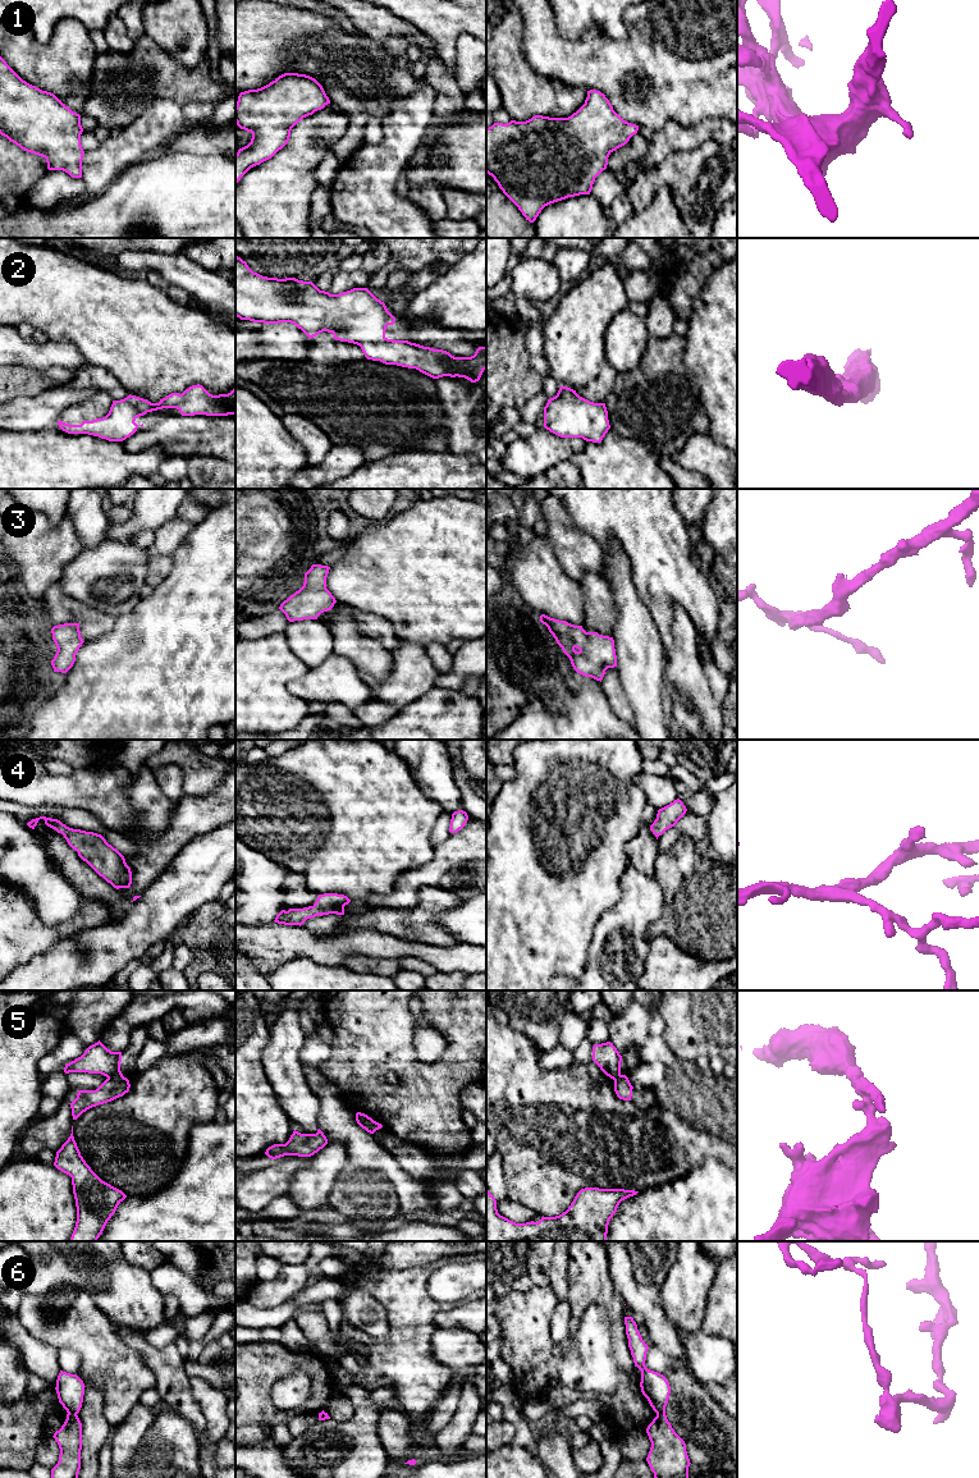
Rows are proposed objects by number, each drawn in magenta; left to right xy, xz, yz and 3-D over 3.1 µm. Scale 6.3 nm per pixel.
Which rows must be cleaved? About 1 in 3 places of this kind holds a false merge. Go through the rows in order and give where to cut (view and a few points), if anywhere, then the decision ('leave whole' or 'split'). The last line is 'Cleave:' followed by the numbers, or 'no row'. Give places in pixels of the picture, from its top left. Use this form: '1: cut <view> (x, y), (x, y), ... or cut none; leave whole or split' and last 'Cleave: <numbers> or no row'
1: cut none; leave whole
2: cut none; leave whole
3: cut none; leave whole
4: cut none; leave whole
5: cut xy (123, 1076), (108, 1079); split
6: cut xy (68, 1412), (76, 1414); split
Cleave: 5, 6

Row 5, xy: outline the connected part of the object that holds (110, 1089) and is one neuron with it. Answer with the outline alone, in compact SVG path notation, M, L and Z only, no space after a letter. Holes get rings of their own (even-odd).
M127 1077L106 1079L96 1090L78 1090L77 1098L69 1103L73 1120L77 1120L87 1109L111 1102L129 1092Z

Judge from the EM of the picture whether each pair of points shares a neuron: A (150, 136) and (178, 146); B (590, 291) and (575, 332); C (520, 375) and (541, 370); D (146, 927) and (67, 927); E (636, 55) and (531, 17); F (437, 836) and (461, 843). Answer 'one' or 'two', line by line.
A: two
B: one
C: two
D: two
E: one
F: two

